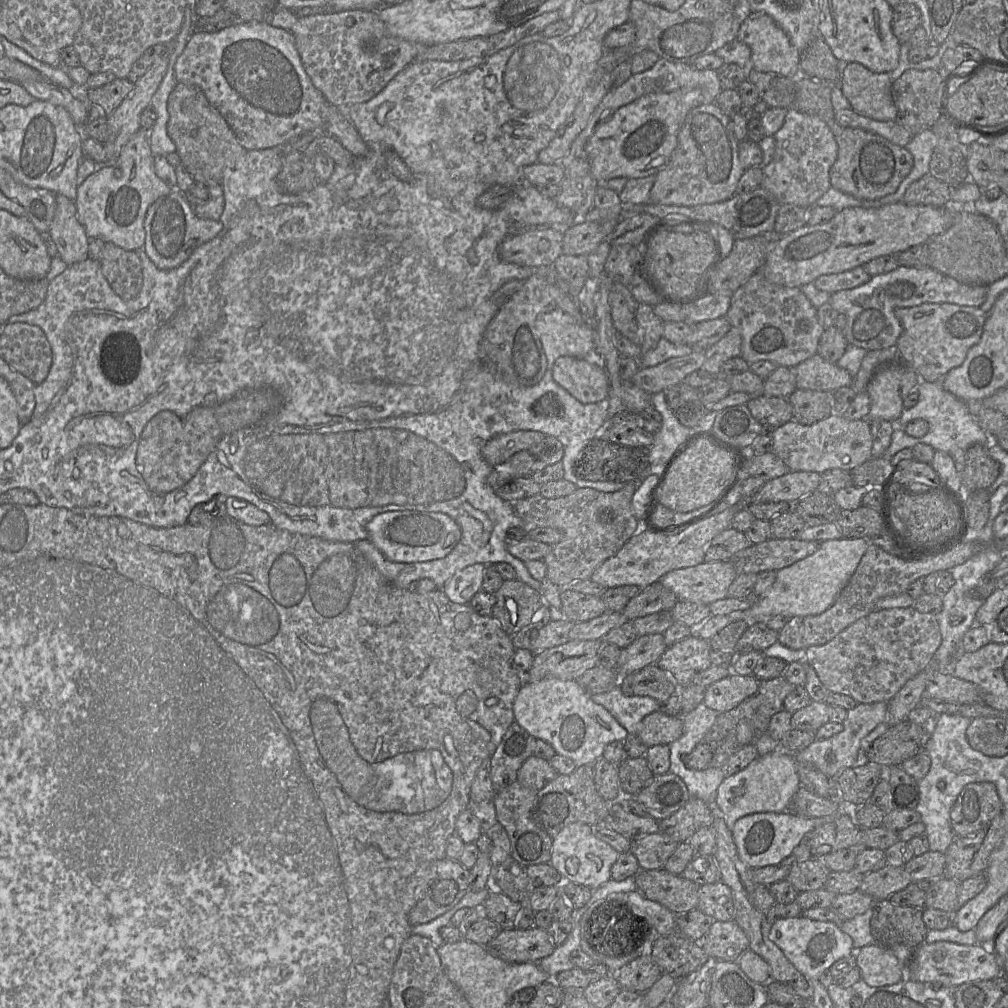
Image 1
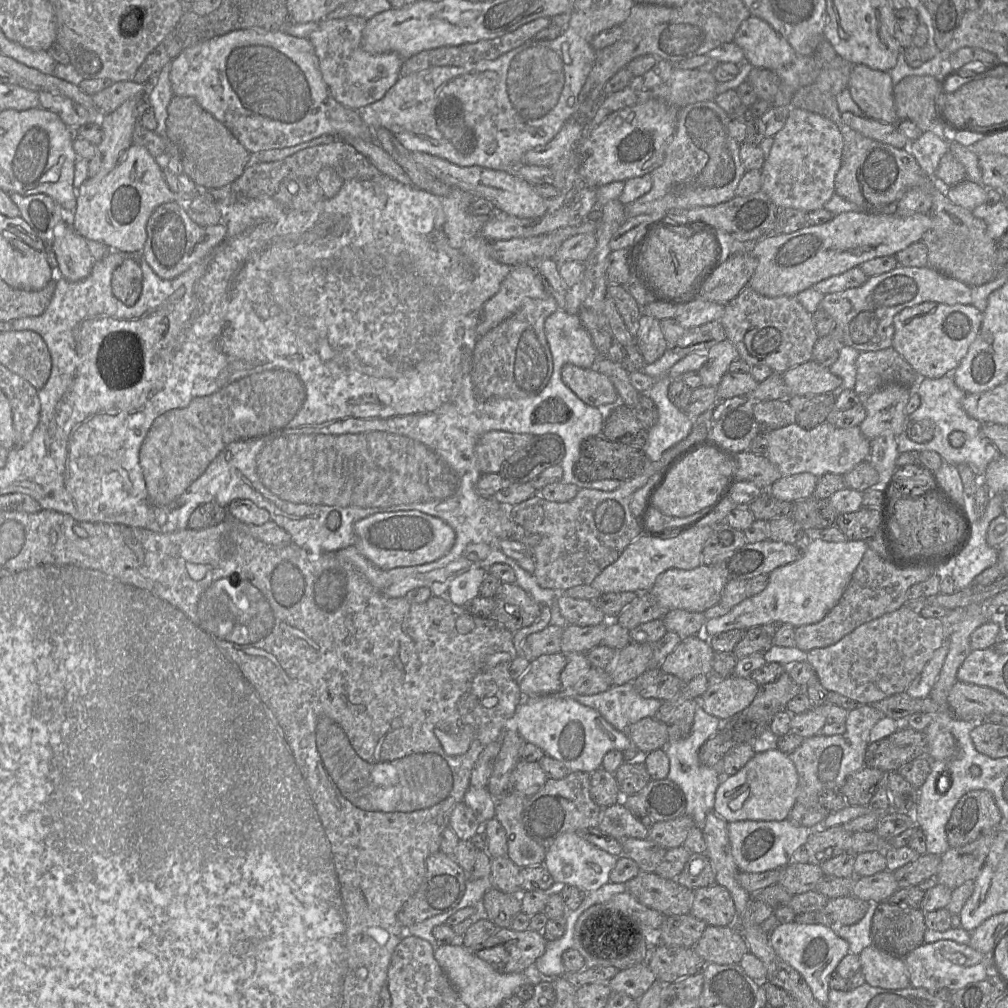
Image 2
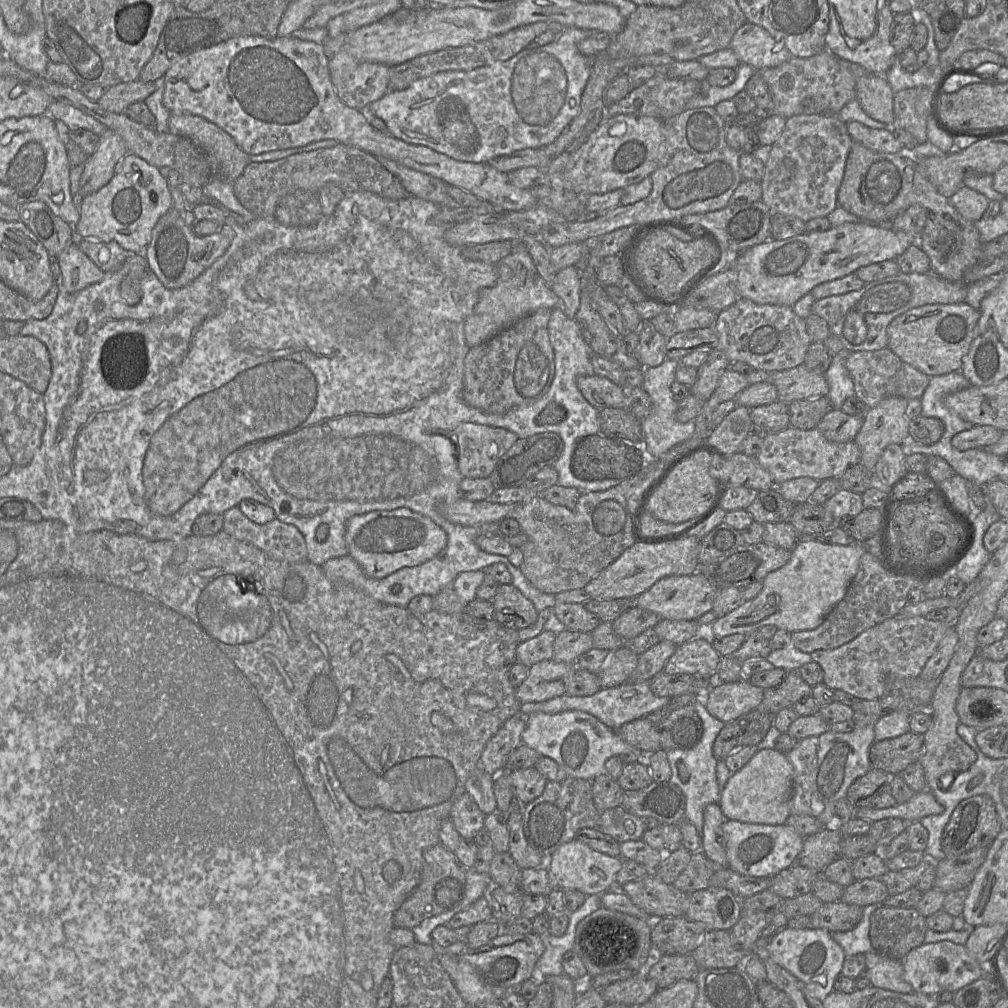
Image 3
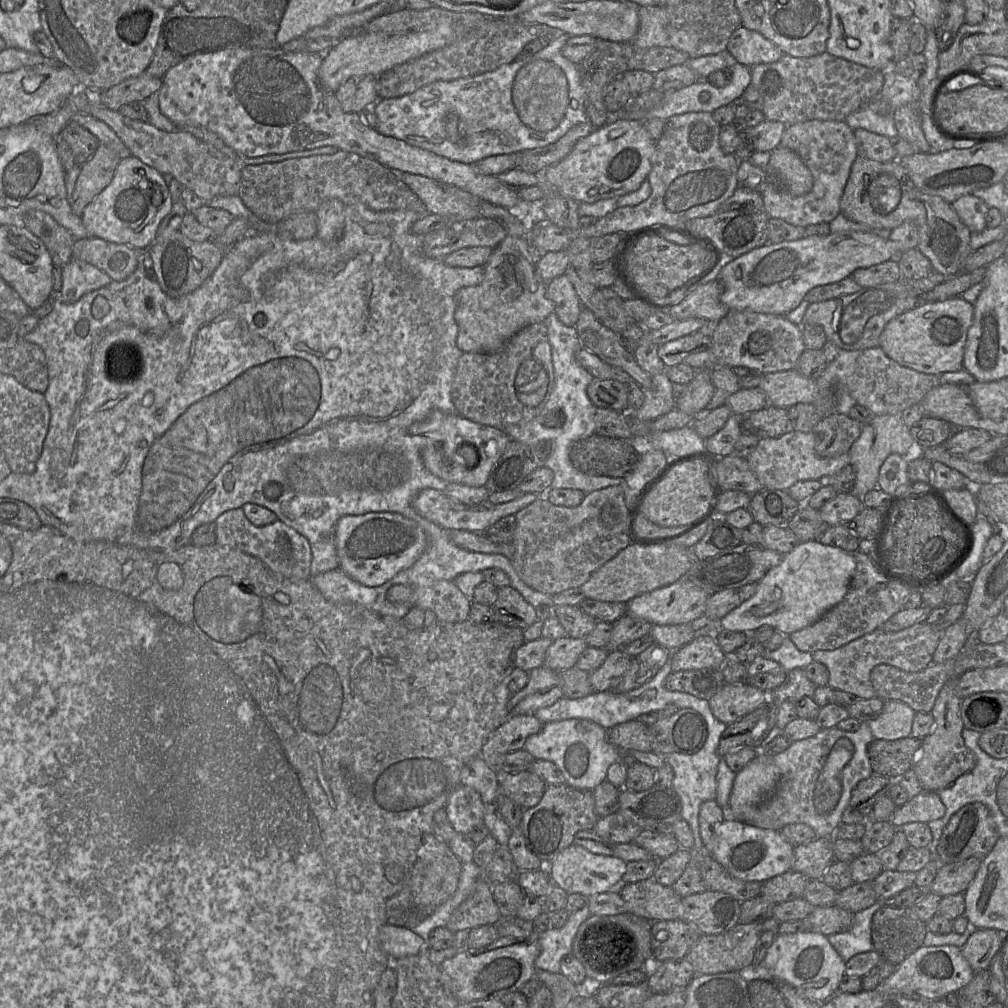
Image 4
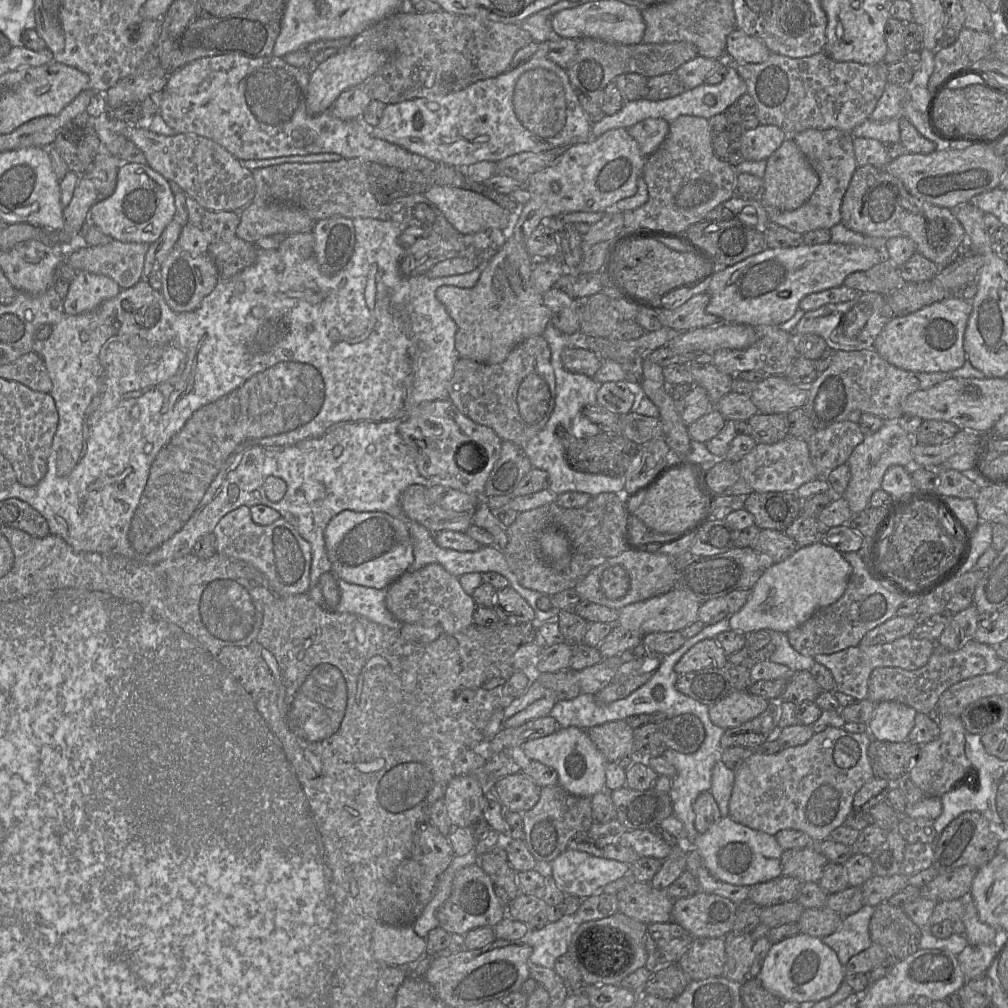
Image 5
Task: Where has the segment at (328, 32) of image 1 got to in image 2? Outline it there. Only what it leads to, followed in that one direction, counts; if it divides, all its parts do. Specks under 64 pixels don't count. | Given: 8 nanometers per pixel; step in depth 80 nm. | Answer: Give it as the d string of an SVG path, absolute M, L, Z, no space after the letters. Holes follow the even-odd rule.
M359 16L324 19L308 36L319 61L323 80L336 101L351 109L360 109L381 99L396 83L404 59L390 52L370 54L362 49L361 38L367 20Z

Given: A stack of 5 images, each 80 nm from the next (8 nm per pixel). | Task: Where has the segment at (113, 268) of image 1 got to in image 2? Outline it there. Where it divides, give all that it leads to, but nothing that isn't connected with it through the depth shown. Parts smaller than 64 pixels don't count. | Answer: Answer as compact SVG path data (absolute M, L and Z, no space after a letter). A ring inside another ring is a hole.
M134 257L125 259L112 273L113 295L127 306L134 305L141 294L142 271Z

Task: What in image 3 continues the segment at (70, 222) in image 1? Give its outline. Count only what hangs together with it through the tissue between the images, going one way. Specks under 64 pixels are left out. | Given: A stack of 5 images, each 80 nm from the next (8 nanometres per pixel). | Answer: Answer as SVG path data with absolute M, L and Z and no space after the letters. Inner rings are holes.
M76 242L61 252L56 259L62 273L62 288L69 293L81 291L100 282L104 277L105 273L79 249Z

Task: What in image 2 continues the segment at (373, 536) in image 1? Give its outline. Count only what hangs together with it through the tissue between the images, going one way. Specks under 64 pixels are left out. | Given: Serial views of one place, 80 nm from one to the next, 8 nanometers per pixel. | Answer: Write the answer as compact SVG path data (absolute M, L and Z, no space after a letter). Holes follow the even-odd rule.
M419 511L376 513L354 524L360 553L383 570L422 565L446 555L456 539L455 531L438 517Z

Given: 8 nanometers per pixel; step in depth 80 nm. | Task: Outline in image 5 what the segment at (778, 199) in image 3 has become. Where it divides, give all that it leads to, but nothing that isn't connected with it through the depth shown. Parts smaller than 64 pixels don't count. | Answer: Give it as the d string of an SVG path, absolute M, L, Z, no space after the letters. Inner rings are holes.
M837 128L808 129L788 137L797 144L820 181L811 197L801 207L793 211L781 211L770 216L770 221L800 234L817 229L831 229L841 222L842 199L858 166L854 154L853 137L851 133Z

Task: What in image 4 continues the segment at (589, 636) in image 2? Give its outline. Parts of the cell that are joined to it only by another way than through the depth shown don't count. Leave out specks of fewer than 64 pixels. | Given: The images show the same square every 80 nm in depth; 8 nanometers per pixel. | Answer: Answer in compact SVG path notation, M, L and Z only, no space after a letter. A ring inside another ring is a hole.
M568 635L554 640L545 654L544 666L561 672L576 666L581 653L588 647L585 638L573 638Z

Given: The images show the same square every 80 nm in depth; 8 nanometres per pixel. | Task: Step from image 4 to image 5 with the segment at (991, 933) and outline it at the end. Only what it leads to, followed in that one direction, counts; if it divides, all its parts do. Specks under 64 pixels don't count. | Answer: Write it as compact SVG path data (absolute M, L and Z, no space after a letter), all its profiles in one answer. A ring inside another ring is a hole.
M968 944L957 956L966 981L985 975L995 959L995 946Z

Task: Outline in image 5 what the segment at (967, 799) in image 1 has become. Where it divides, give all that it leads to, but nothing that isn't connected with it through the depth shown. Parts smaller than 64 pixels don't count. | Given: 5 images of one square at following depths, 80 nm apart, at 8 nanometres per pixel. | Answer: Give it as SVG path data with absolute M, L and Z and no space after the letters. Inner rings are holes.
M964 812L952 820L943 830L934 851L932 866L937 870L938 875L952 872L963 866L981 868L983 865L991 861L998 853L999 842L1000 841L996 838L995 834L991 832L987 819L980 812Z

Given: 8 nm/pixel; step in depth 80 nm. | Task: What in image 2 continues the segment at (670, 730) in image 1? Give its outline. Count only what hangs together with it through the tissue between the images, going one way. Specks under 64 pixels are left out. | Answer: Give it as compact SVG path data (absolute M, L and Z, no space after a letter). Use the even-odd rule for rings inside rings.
M646 717L632 724L627 734L641 754L664 749L668 743L668 726L655 717Z

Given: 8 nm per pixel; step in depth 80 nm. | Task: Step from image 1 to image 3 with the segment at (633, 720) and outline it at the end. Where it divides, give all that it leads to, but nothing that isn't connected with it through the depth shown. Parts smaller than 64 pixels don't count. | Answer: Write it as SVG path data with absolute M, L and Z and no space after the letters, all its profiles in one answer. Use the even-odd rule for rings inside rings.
M648 681L641 683L624 683L612 688L602 688L591 696L569 696L567 694L537 703L525 703L521 706L521 713L529 715L533 712L557 714L564 711L577 710L586 712L609 728L617 731L621 726L633 720L645 717L669 702L670 698L656 696L649 687Z

